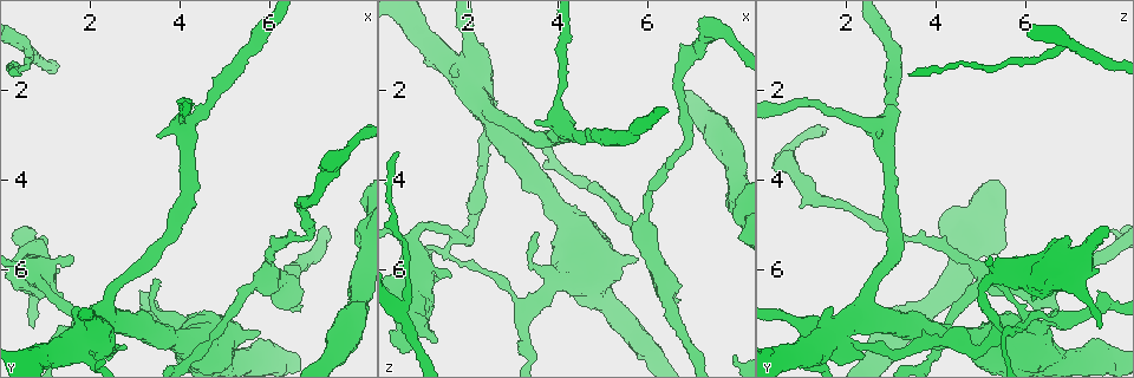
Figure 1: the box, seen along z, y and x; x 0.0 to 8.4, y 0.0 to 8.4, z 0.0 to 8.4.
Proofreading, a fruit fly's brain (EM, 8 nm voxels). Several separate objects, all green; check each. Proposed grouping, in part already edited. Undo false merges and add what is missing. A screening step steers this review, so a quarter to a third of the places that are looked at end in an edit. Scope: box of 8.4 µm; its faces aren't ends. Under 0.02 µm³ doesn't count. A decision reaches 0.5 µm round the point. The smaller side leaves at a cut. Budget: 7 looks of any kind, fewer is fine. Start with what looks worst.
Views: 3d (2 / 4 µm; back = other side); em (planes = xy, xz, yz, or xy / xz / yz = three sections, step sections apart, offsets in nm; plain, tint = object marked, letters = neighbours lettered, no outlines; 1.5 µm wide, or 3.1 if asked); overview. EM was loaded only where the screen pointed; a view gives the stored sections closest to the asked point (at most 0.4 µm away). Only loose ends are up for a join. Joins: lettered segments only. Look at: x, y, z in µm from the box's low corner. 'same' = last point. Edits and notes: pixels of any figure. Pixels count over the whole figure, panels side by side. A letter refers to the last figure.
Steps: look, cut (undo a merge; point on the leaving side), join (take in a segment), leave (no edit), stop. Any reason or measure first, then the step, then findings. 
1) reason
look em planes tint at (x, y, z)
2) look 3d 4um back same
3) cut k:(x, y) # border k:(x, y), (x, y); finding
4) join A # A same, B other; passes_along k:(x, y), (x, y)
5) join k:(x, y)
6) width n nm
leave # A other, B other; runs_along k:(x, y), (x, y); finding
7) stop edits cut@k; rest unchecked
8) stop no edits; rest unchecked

free end
look 3d 4um back at (3.50, 6.25, 5.10)

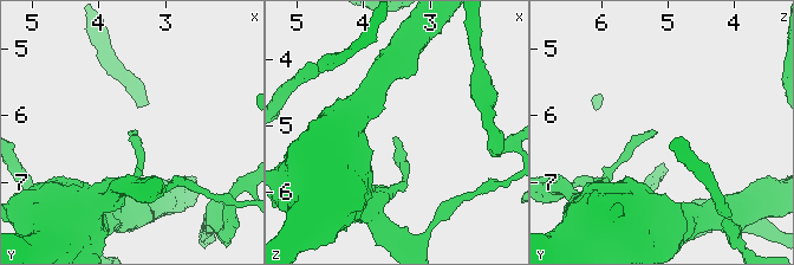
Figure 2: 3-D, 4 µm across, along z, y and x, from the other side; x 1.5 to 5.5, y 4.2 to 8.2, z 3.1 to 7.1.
need the tissue
look em planes letters at (3.55, 6.25, 5.15)

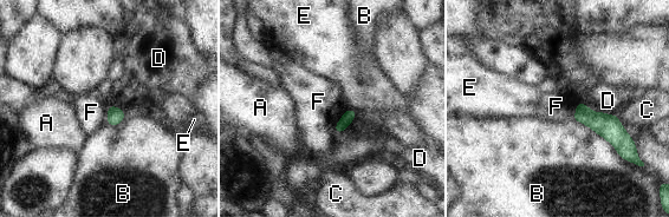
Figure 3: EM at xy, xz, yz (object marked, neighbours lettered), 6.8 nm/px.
leave # A other, B other, C other, D other, E other, F other; border 3:(345, 109), (354, 109), (356, 111); none of them fits

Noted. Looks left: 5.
stops while still wide
look em xy step 4 tint at (1.25, 5.95, 7.60)

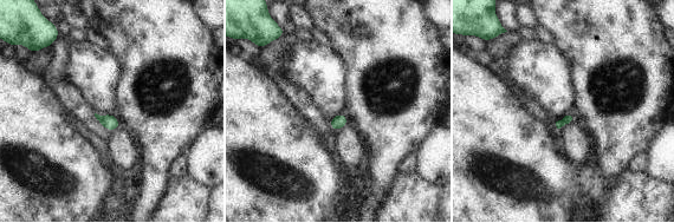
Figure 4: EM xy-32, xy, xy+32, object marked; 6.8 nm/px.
cut it another way
look em yz step 8 letters same

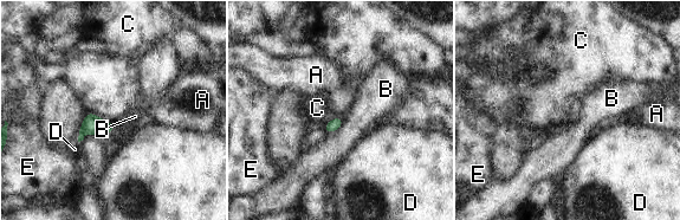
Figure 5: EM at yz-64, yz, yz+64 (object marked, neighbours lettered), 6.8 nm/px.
leave # A other, B other, C other, D other, E other; no lettered segment goes on from it

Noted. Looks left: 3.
a narrow waist
look em planes letters at (1.60, 7.35, 5.40)

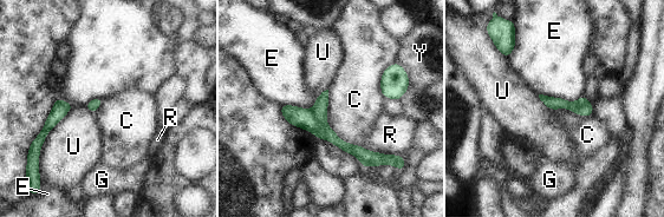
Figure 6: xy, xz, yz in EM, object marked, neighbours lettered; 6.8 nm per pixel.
longest_contact C 440 nm
cut 6:(319, 110) # C other, E other, G other, R other, U other, Y other; border 6:(310, 110), (318, 122), (326, 123); a second cell is stuck on

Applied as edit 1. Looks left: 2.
stop edits cut@6; rest unchecked

